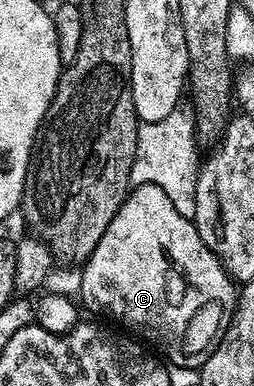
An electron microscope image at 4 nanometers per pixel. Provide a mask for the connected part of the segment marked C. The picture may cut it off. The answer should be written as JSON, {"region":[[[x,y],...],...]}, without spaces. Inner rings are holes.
{"region":[[[157,185],[136,186],[130,190],[128,202],[119,205],[107,233],[99,237],[99,245],[80,268],[80,302],[83,307],[85,302],[89,311],[110,315],[114,324],[122,323],[117,325],[140,337],[150,348],[158,347],[153,349],[172,366],[200,369],[228,328],[238,288],[199,237],[193,220],[171,205],[163,189]],[[128,202],[141,206],[137,223],[128,219]]]}

